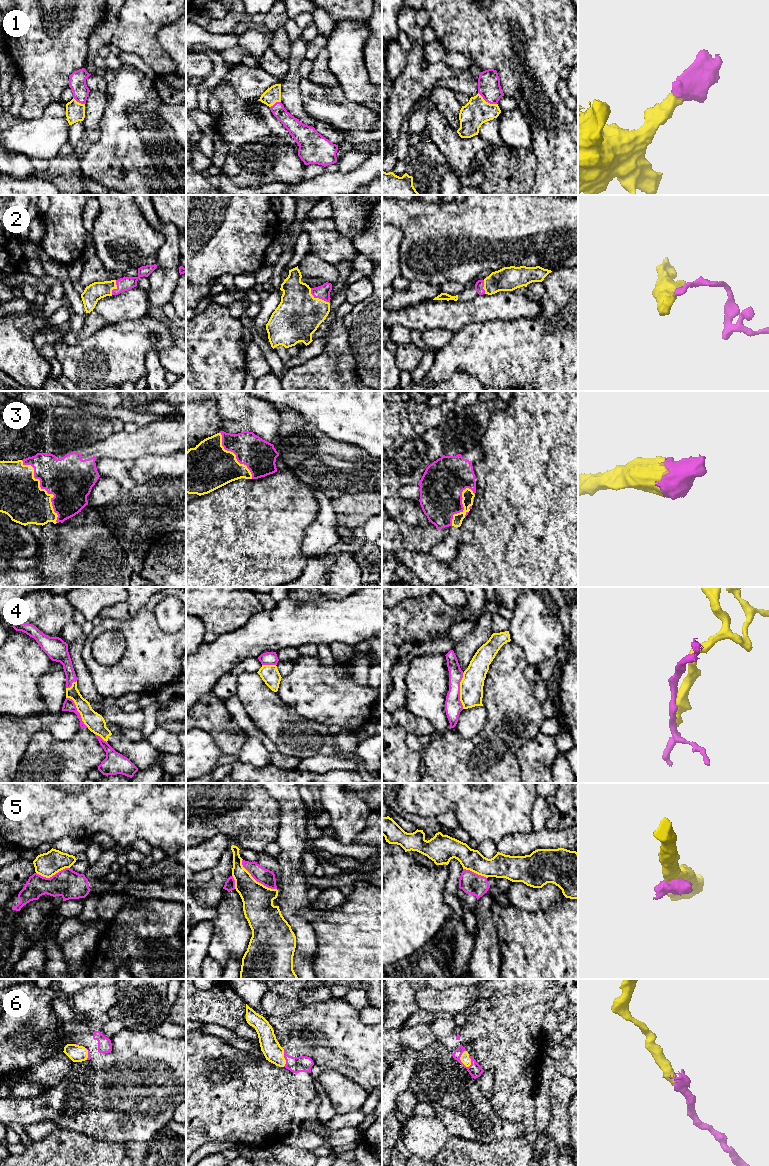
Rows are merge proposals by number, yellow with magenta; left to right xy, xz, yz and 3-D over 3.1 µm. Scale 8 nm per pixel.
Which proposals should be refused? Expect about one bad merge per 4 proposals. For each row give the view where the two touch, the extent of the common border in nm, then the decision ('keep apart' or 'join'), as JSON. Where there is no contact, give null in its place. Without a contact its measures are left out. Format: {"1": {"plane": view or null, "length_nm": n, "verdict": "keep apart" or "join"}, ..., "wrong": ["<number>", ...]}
{"1": {"plane": "yz", "length_nm": 180, "verdict": "join"}, "2": {"plane": "xz", "length_nm": 200, "verdict": "join"}, "3": {"plane": "xy", "length_nm": 600, "verdict": "join"}, "4": {"plane": "yz", "length_nm": 300, "verdict": "keep apart"}, "5": {"plane": "xz", "length_nm": 380, "verdict": "keep apart"}, "6": {"plane": "yz", "length_nm": 150, "verdict": "join"}, "wrong": ["4", "5"]}

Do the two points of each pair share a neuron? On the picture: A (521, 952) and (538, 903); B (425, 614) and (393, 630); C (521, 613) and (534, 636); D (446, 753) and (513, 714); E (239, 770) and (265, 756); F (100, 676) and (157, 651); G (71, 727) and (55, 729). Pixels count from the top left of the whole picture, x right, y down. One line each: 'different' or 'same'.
A: different
B: same
C: same
D: same
E: different
F: same
G: same

